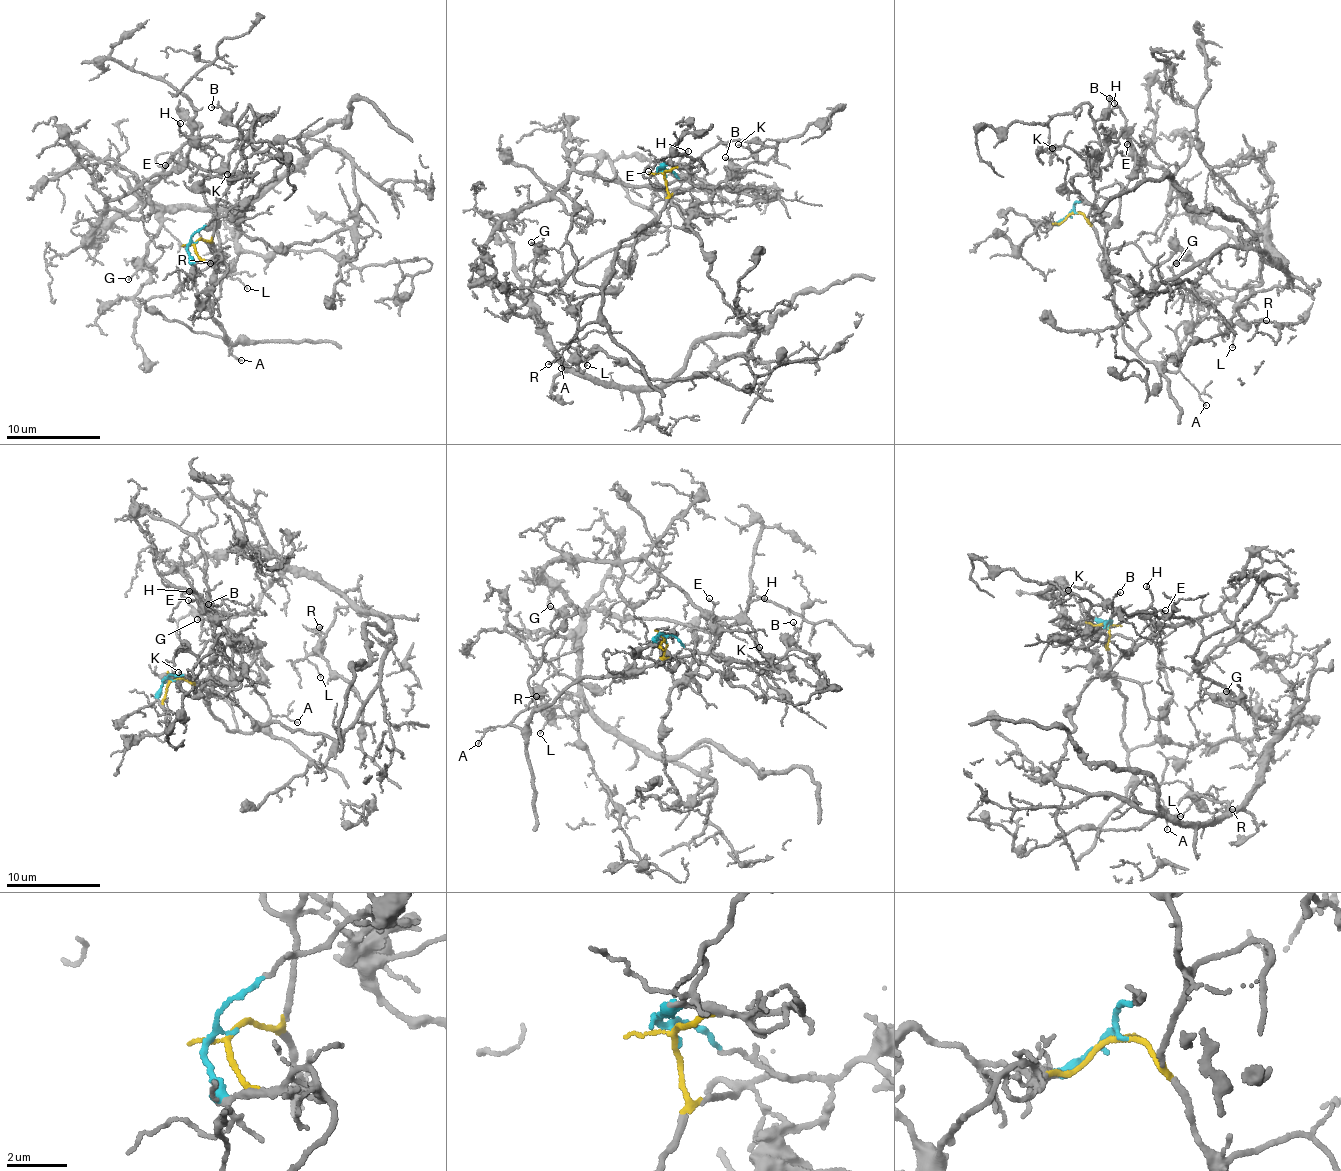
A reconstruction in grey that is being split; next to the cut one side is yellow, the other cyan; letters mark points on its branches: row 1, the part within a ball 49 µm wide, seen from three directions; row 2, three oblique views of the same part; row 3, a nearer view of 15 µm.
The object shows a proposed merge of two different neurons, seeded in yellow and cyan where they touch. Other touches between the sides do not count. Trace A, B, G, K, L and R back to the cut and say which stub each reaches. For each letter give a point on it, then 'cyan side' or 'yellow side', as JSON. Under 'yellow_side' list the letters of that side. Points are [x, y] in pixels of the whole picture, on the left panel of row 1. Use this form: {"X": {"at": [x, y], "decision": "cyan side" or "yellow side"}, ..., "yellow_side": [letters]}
{"A": {"at": [241, 360], "decision": "yellow side"}, "B": {"at": [211, 107], "decision": "yellow side"}, "G": {"at": [128, 279], "decision": "cyan side"}, "K": {"at": [227, 174], "decision": "yellow side"}, "L": {"at": [247, 288], "decision": "cyan side"}, "R": {"at": [210, 263], "decision": "cyan side"}, "yellow_side": ["A", "B", "K"]}

